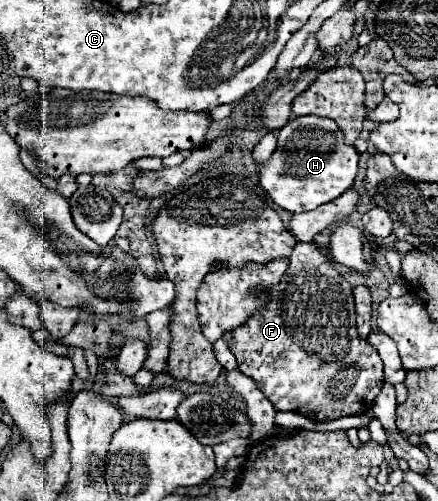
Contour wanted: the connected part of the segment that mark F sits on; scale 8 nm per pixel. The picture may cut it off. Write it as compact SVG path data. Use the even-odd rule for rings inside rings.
M298 242L286 274L282 276L280 284L272 288L272 302L260 312L256 312L240 328L240 336L244 338L238 338L236 330L236 340L230 348L238 360L240 372L256 380L256 384L276 410L300 412L316 422L364 414L372 408L372 402L384 384L384 374L382 360L376 348L358 338L354 320L354 298L348 280L344 280L334 270L330 258L318 252L314 244Z

